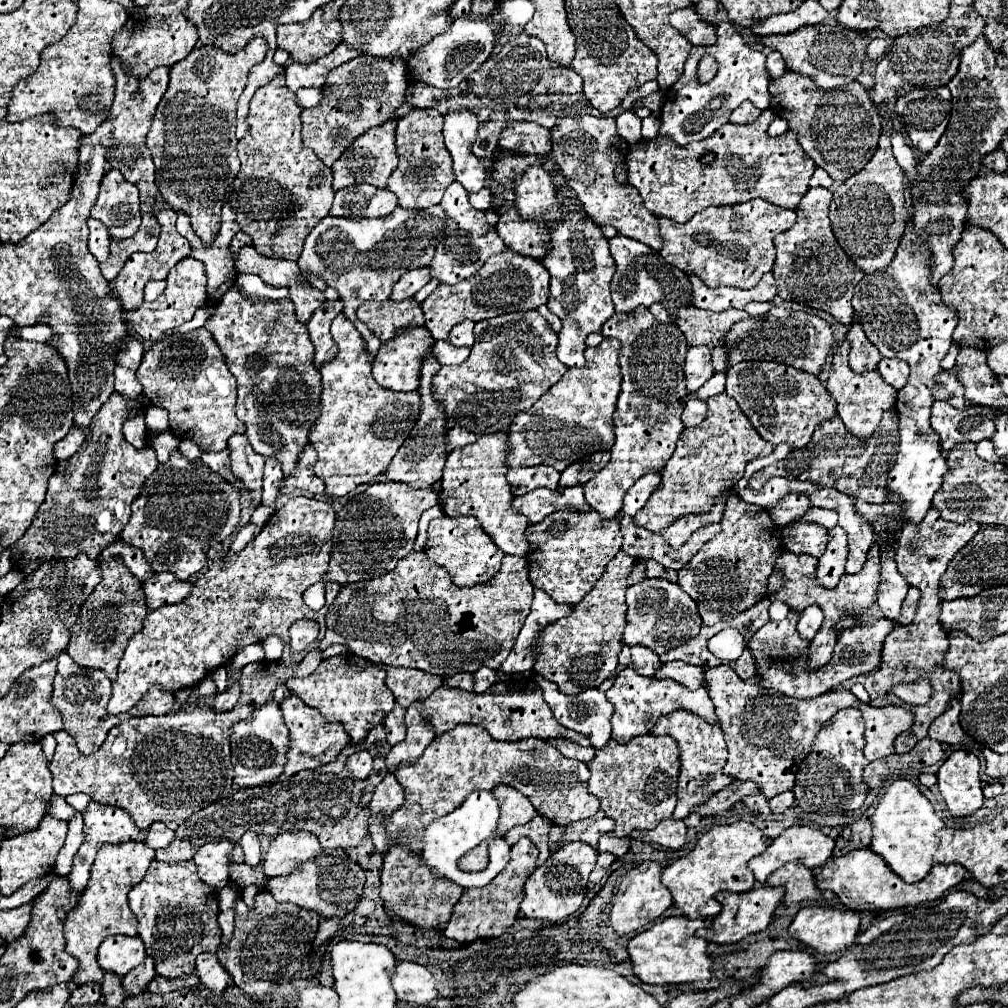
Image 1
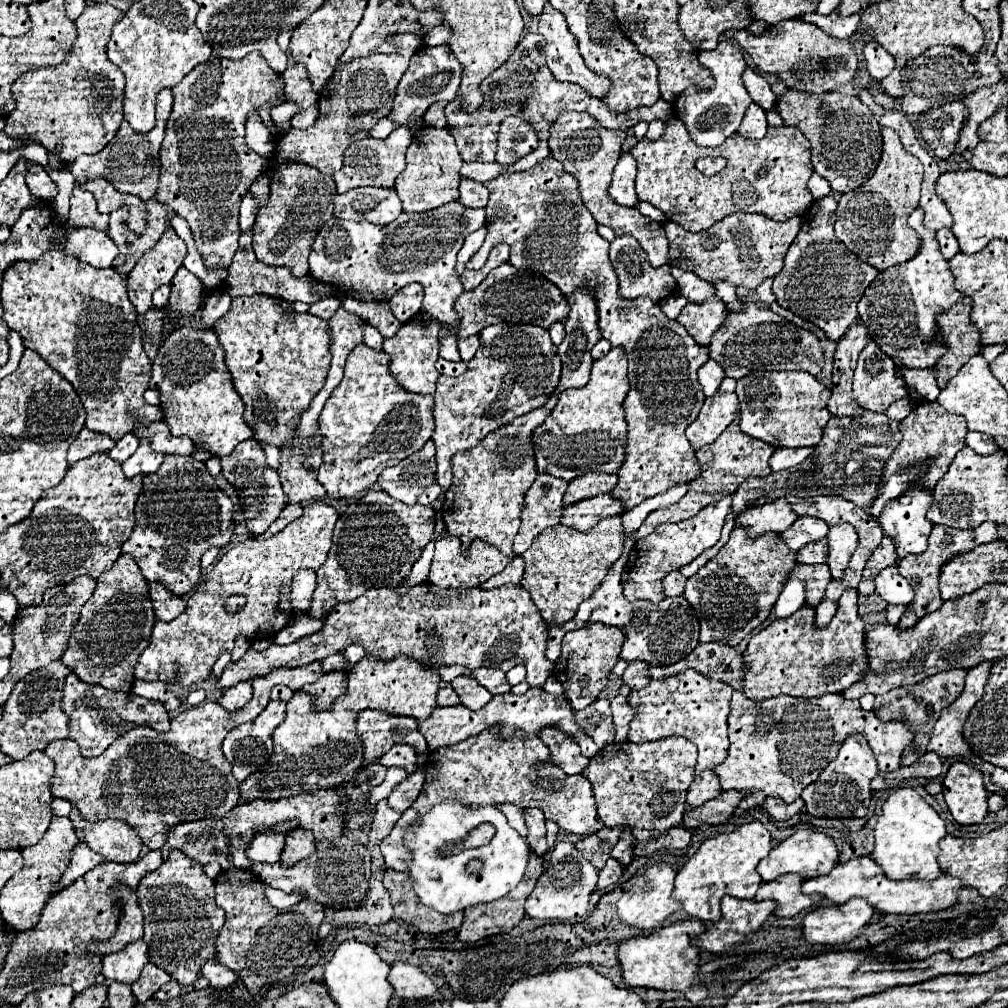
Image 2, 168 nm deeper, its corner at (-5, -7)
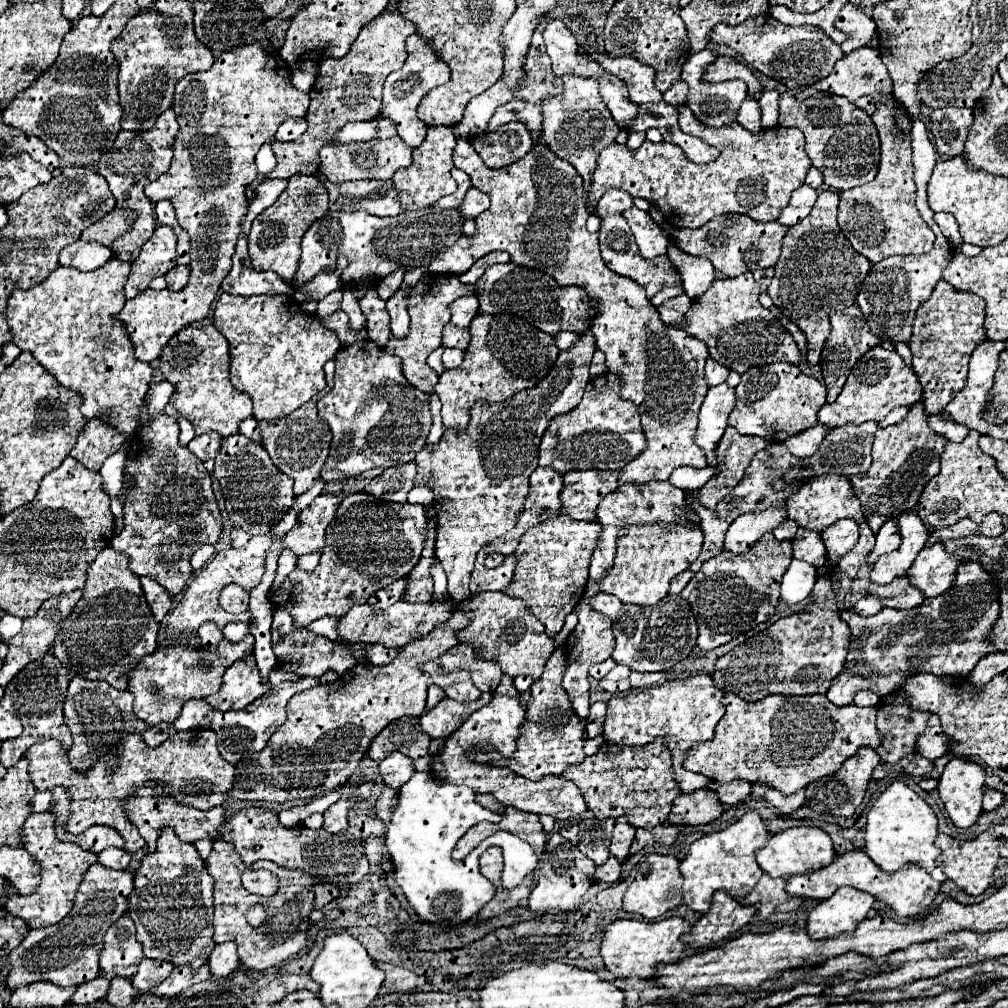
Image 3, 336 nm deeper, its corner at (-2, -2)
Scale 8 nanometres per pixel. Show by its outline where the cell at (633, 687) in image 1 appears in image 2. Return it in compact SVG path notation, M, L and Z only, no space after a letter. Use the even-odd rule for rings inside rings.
M620 688L620 694L612 700L612 714L614 714L614 728L616 728L616 742L626 742L628 724L632 720L632 706L626 702L630 688Z

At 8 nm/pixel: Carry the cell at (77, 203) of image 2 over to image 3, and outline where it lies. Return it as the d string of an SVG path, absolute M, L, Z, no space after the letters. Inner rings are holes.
M113 209L109 215L105 215L101 221L89 225L83 233L81 239L85 241L99 241L107 247L111 247L113 239L123 235L127 229L131 229L131 221L135 219L133 211L123 211L123 209Z

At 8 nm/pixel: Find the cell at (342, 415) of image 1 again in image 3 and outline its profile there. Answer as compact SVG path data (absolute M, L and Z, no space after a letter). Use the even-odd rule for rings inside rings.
M373 341L339 349L335 355L335 385L317 401L317 409L333 433L329 457L321 471L325 483L351 477L373 479L397 463L415 459L431 429L429 393L409 387L401 371L401 359L385 353Z

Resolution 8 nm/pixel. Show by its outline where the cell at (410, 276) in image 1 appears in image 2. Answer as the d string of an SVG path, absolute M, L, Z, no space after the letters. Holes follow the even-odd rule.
M408 284L404 288L400 288L392 298L390 298L390 308L394 312L394 316L400 322L408 322L412 316L416 316L420 312L422 306L422 298L424 298L424 288L420 284Z

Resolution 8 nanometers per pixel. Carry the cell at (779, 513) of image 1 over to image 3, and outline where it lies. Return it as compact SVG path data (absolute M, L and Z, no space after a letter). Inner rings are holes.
M769 507L769 511L739 515L725 533L725 549L743 553L753 547L765 533L773 531L787 519L785 507Z

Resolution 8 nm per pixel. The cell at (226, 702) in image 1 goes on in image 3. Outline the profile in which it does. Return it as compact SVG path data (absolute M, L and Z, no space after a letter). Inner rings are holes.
M243 659L239 663L233 663L229 671L223 675L223 685L217 693L205 697L205 701L219 711L231 711L231 709L245 709L249 703L253 703L257 697L265 695L265 687L259 675L259 669L255 665L255 659Z

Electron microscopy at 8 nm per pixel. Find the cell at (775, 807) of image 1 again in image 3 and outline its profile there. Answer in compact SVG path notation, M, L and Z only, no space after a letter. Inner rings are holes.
M753 785L753 791L751 791L755 797L761 797L765 799L767 803L771 803L781 815L787 815L787 813L793 813L795 809L799 809L803 803L805 803L805 791L797 791L793 795L783 795L779 793L777 789L769 787L769 785Z

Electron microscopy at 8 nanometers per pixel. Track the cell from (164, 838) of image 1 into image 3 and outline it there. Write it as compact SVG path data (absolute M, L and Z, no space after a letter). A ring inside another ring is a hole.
M101 863L89 867L75 897L73 909L59 923L31 929L29 935L9 953L11 971L7 987L15 991L21 985L49 981L55 985L81 985L99 977L99 953L103 949L105 931L129 911L127 897L133 893L133 871L115 871Z

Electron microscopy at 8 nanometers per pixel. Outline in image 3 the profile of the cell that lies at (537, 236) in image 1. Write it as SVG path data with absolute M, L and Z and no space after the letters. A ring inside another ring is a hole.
M459 139L453 151L453 163L457 169L465 171L471 177L473 187L481 189L491 197L491 205L487 211L483 211L475 223L477 223L477 235L473 239L459 239L453 247L439 253L431 265L431 273L451 273L461 275L465 273L477 259L491 251L507 251L511 255L511 261L517 265L527 265L539 271L545 271L551 275L561 287L575 285L581 287L587 297L595 303L595 317L591 321L593 335L597 339L597 347L607 357L607 369L621 375L621 399L631 401L637 405L637 411L641 415L643 433L647 439L645 451L637 455L633 461L629 461L619 471L619 485L623 483L647 483L653 479L669 479L673 469L689 465L689 467L707 467L705 453L695 445L695 427L697 427L697 413L699 407L707 395L707 381L703 377L703 367L709 357L709 351L705 343L699 339L693 339L691 335L685 335L685 331L677 327L669 327L661 323L661 317L657 315L657 307L647 299L645 287L637 285L635 281L621 277L613 273L601 253L599 253L599 235L589 233L585 229L585 221L589 217L587 205L585 205L585 189L583 179L575 171L575 167L567 161L561 161L557 155L553 155L545 143L535 143L533 149L519 159L517 163L503 167L503 169L491 169L485 167L477 151L467 139Z

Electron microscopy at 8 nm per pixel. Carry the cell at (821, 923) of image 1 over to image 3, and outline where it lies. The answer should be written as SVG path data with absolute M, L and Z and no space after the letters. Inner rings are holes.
M841 887L829 899L821 901L807 917L807 931L813 939L827 939L843 931L851 933L867 917L875 897L853 889Z

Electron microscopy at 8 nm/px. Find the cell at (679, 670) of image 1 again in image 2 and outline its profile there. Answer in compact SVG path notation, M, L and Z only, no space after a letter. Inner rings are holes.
M688 670L686 674L672 676L668 680L654 680L648 682L642 690L630 692L626 698L628 704L636 710L630 730L628 730L628 740L630 742L652 742L668 736L684 736L686 740L694 742L698 746L698 762L694 768L694 782L688 788L688 808L702 806L704 802L716 798L722 794L718 776L712 772L720 760L728 754L728 726L726 718L730 712L730 698L732 698L732 686L724 682L710 680L706 676L700 676L698 672Z

